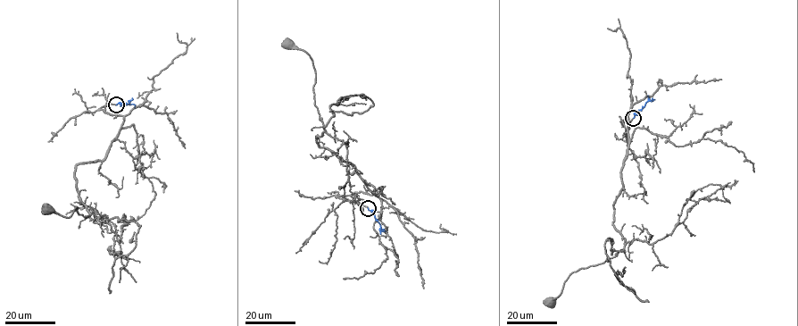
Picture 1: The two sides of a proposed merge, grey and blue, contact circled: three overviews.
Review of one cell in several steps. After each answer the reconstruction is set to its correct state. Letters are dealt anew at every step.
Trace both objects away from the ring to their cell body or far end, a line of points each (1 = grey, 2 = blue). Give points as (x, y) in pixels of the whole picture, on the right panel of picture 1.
1: (633, 118), (613, 206), (624, 247), (573, 271), (551, 303)
2: (633, 118), (646, 102), (652, 98), (653, 100)

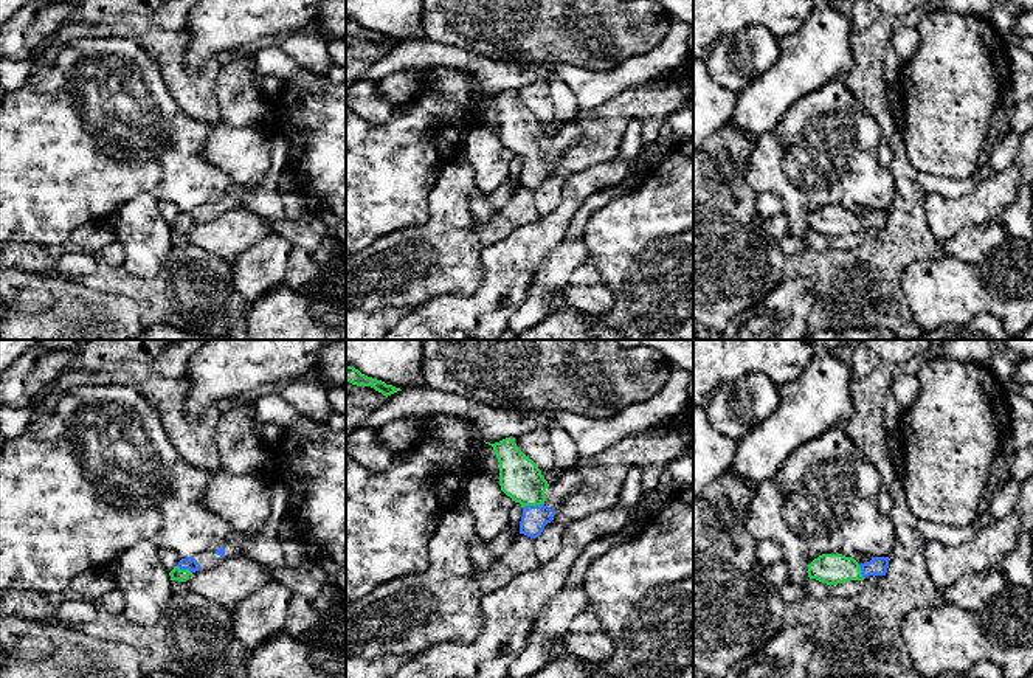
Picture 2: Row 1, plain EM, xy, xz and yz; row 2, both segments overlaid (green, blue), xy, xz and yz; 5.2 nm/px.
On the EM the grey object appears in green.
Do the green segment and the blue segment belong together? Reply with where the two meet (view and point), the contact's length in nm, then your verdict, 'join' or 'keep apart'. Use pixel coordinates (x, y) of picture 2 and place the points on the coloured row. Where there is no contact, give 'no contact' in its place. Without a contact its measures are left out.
contact xz (532, 505); length 110 nm; join

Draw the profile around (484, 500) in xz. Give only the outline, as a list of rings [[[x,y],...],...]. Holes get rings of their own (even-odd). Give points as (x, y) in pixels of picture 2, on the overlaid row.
[[[475,470],[461,495],[461,504],[475,521],[475,535],[489,541],[499,535],[510,520],[513,500],[507,496],[499,481],[490,475]]]

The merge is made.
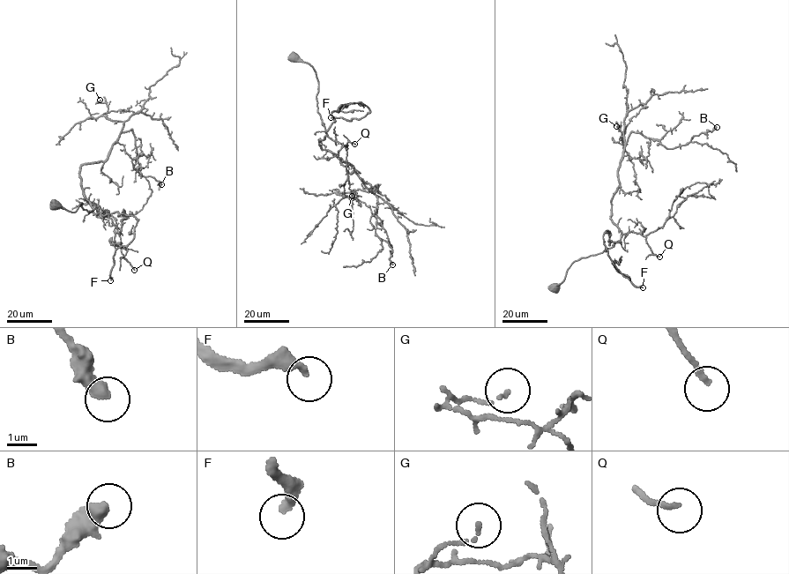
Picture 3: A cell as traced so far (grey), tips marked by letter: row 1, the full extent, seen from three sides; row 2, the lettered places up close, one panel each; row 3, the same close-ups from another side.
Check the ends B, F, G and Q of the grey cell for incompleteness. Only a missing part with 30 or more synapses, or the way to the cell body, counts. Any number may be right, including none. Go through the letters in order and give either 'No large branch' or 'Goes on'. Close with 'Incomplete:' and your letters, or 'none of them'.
B: No large branch
F: Goes on
G: No large branch
Q: No large branch
Incomplete: F

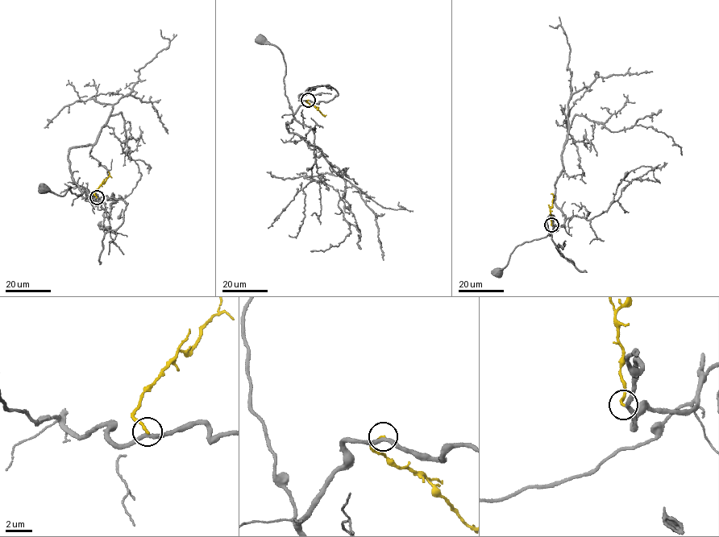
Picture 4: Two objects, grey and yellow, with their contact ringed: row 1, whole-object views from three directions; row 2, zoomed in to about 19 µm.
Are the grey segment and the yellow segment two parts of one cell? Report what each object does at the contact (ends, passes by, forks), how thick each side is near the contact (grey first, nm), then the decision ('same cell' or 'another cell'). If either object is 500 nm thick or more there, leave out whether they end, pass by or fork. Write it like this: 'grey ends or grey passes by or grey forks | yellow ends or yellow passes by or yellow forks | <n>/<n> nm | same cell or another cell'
grey passes by | yellow ends | 300/200 nm | another cell

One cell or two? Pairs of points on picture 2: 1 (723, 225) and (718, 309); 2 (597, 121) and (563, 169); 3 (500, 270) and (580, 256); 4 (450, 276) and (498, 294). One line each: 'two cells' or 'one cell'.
1: one cell
2: one cell
3: two cells
4: two cells

